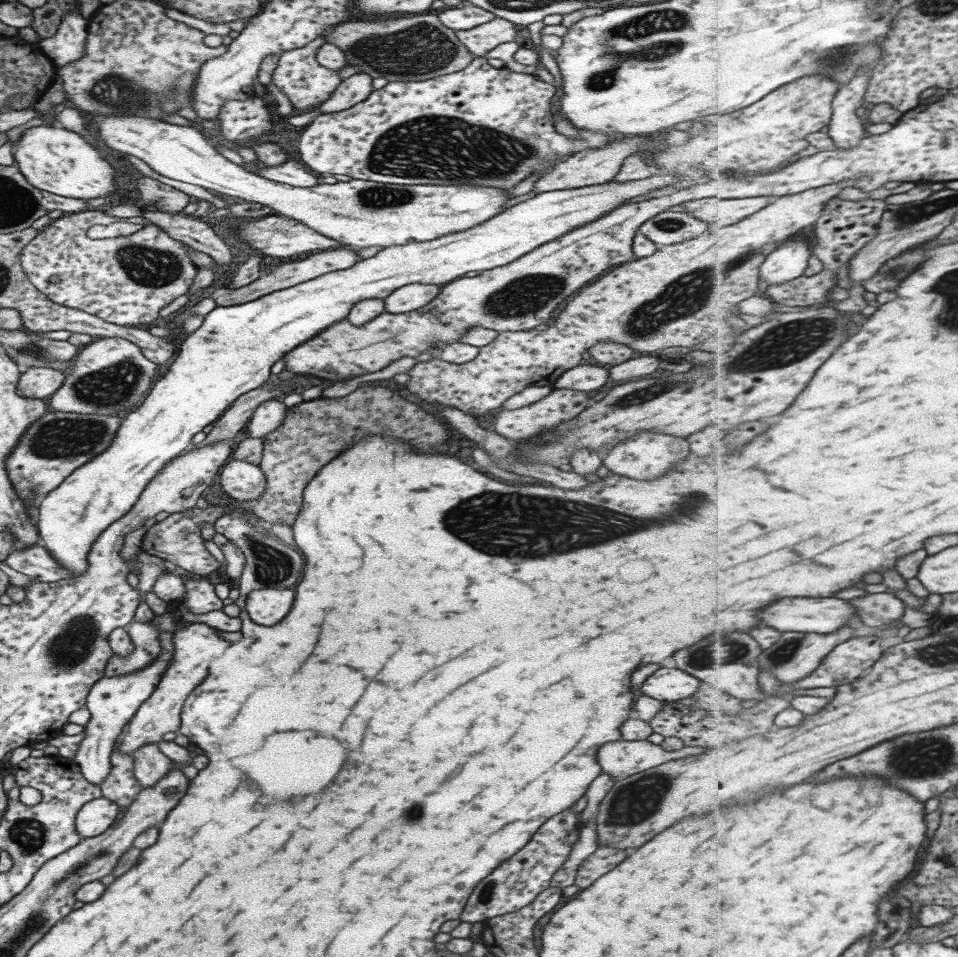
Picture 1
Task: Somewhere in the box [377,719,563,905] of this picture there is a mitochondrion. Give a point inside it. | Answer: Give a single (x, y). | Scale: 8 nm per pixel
(408, 817)

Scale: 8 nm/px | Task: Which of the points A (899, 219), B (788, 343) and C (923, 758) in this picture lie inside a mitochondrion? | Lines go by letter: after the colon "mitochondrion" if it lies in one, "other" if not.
A: mitochondrion
B: mitochondrion
C: mitochondrion

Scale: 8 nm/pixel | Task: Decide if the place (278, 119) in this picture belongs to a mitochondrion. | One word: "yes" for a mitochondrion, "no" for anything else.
no

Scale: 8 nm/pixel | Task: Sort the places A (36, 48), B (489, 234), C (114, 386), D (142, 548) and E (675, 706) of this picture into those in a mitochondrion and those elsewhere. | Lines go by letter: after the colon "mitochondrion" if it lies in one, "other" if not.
A: other
B: other
C: mitochondrion
D: other
E: other

